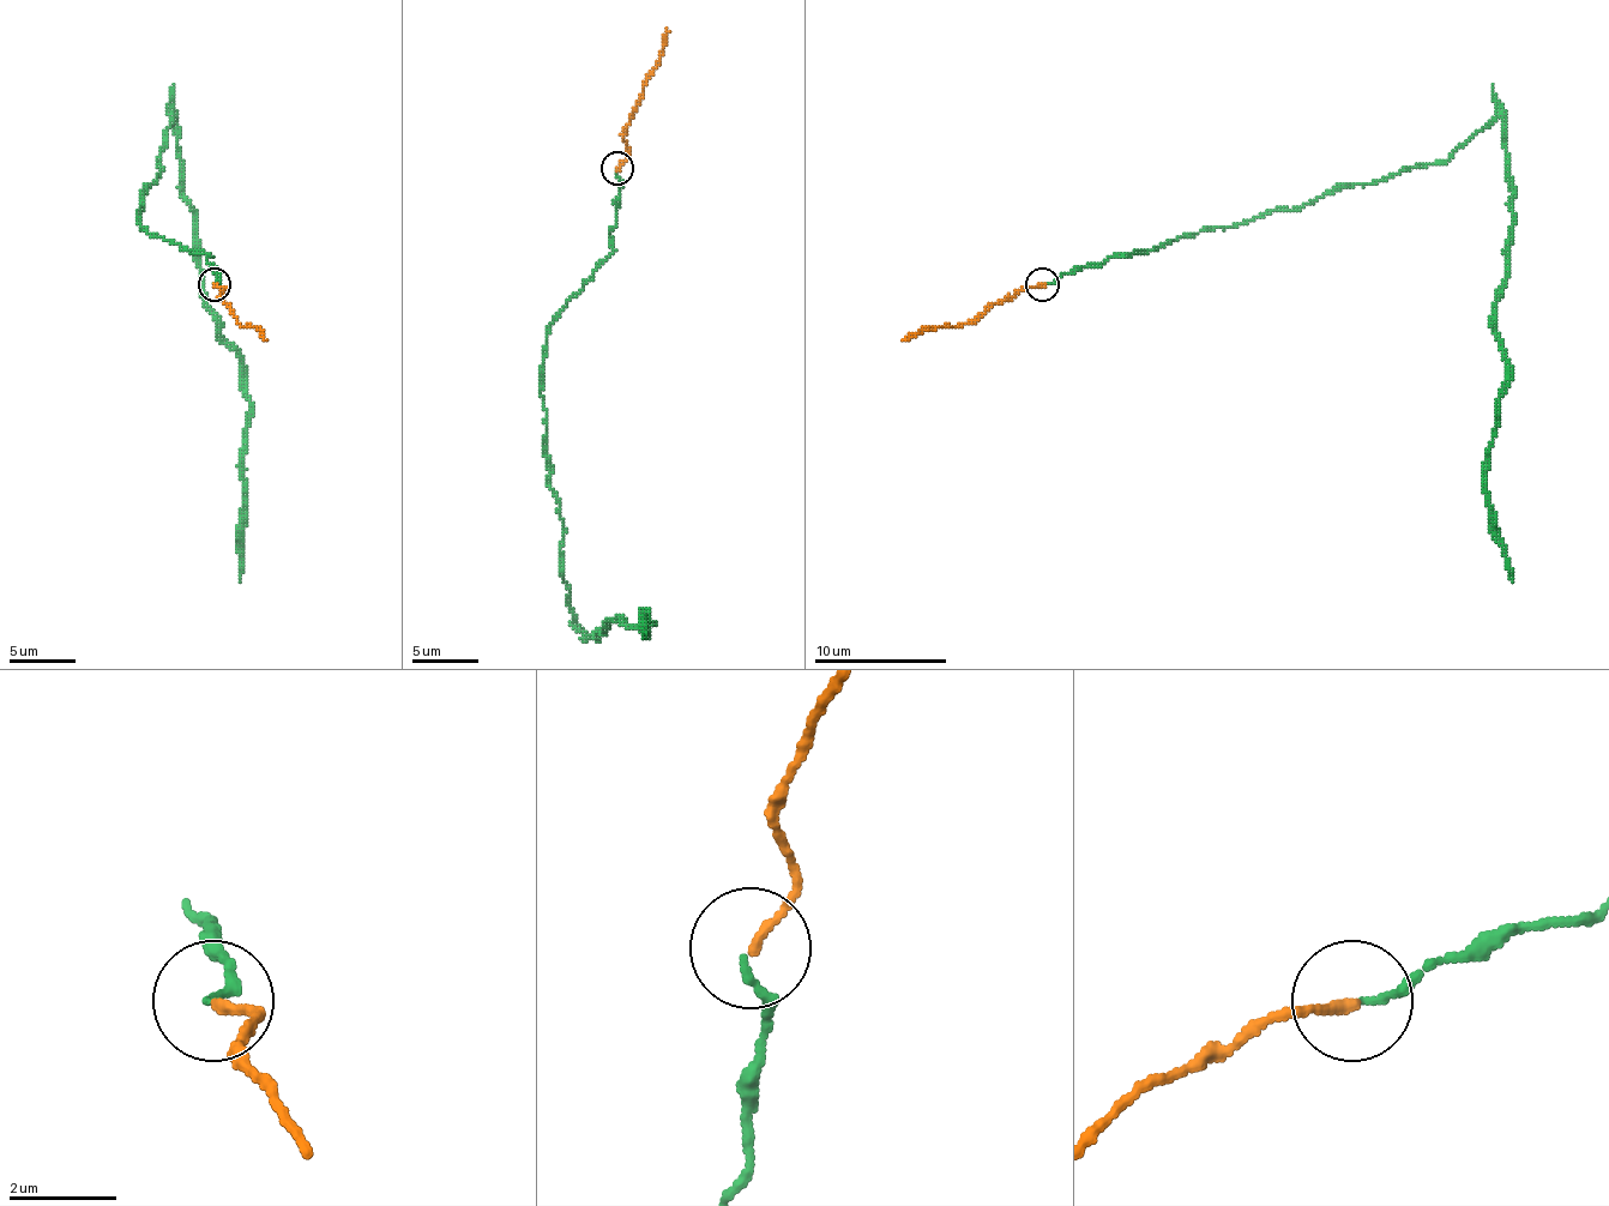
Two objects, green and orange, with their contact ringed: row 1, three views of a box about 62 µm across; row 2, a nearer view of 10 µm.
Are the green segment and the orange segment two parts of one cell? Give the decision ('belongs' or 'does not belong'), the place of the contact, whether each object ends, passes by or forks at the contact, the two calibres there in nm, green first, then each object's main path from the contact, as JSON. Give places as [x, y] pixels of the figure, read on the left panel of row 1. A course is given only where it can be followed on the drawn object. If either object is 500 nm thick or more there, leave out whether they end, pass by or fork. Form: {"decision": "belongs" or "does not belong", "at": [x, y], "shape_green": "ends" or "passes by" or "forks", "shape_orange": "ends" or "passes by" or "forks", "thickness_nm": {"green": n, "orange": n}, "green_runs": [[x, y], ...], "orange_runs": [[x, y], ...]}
{"decision": "belongs", "at": [215, 284], "shape_green": "ends", "shape_orange": "ends", "thickness_nm": {"green": 140, "orange": 180}, "green_runs": [[214, 283], [210, 257], [148, 230], [137, 213], [174, 118], [200, 287], [249, 403], [240, 582]], "orange_runs": [[214, 283], [223, 287], [220, 296], [240, 324], [253, 326], [263, 339]]}

